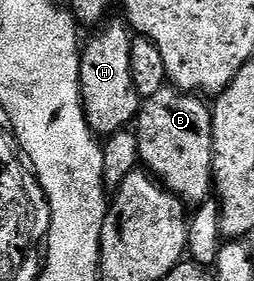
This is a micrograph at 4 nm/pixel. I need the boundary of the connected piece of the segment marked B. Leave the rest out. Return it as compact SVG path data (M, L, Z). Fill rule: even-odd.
M165 87L141 104L134 122L140 165L173 197L195 207L213 196L212 110L203 96Z

